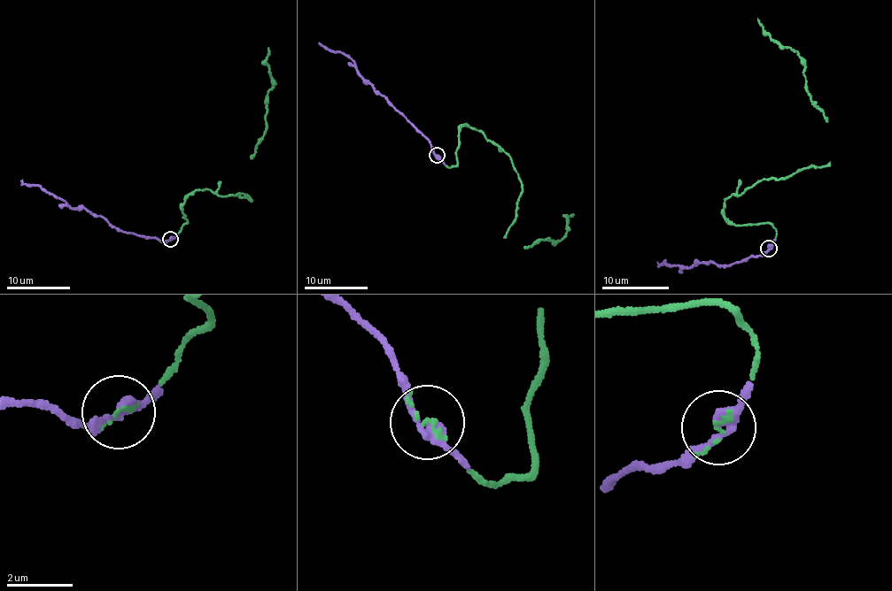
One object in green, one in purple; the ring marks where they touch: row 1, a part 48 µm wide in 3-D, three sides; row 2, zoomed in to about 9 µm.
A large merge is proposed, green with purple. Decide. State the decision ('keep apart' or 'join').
join

